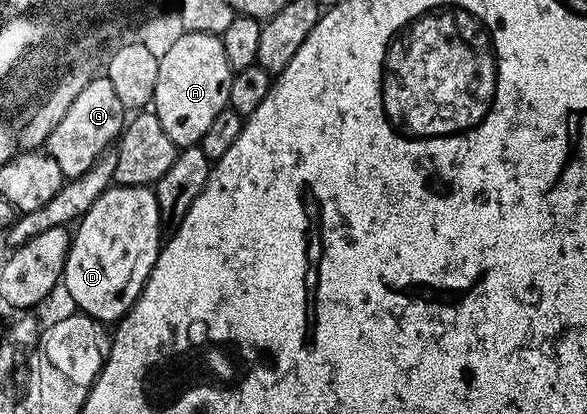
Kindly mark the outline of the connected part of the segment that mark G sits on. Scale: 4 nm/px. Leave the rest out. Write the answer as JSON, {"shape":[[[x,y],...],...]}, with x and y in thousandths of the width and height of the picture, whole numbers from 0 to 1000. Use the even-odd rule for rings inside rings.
{"shape":[[[160,184],[126,234],[124,251],[112,263],[106,292],[83,321],[77,367],[90,386],[97,386],[97,406],[104,406],[109,432],[119,435],[140,425],[153,408],[162,384],[184,360],[208,324],[213,302],[213,261],[206,242],[199,242],[199,222],[193,203],[186,203],[181,184]]]}

